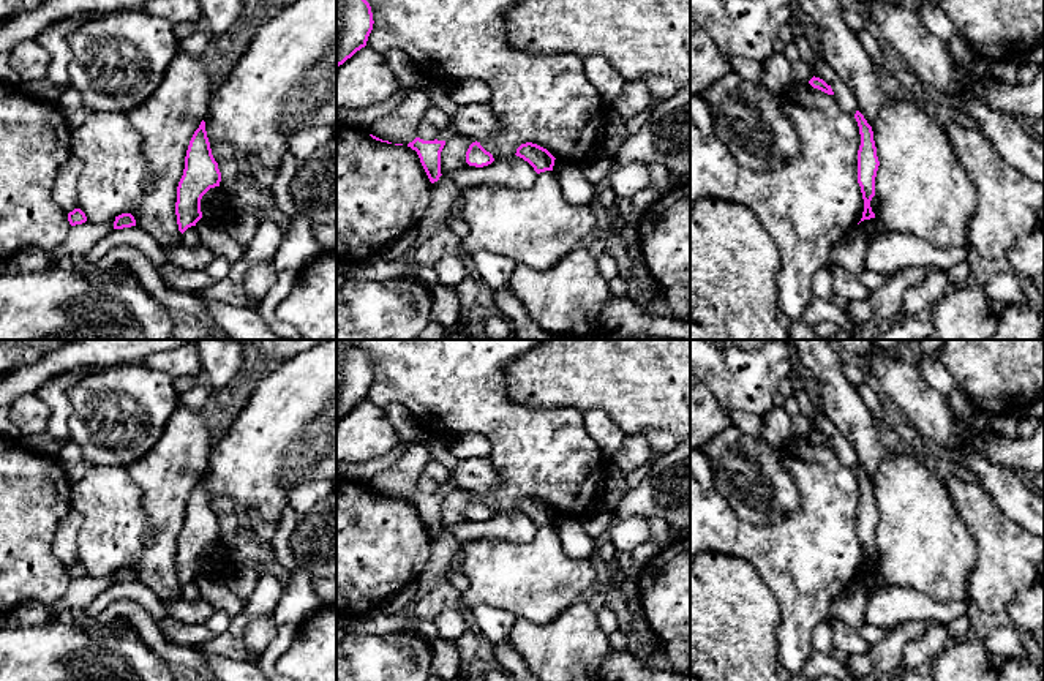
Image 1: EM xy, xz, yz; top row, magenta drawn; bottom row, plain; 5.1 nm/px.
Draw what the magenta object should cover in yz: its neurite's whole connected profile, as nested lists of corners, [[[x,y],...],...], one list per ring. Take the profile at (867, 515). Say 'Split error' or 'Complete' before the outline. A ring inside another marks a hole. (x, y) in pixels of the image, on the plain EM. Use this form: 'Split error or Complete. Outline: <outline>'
Complete. Outline: [[[856,465],[854,472],[858,476],[859,488],[861,488],[861,499],[858,504],[858,537],[861,540],[861,547],[864,553],[864,566],[861,572],[861,575],[864,575],[864,574],[875,572],[875,567],[872,566],[870,561],[870,555],[875,550],[875,531],[877,531],[880,515],[877,510],[872,480],[867,477],[867,474],[859,465]]]

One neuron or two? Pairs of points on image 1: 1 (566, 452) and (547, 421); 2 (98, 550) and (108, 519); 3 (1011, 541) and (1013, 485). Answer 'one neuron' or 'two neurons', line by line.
1: one neuron
2: one neuron
3: two neurons

